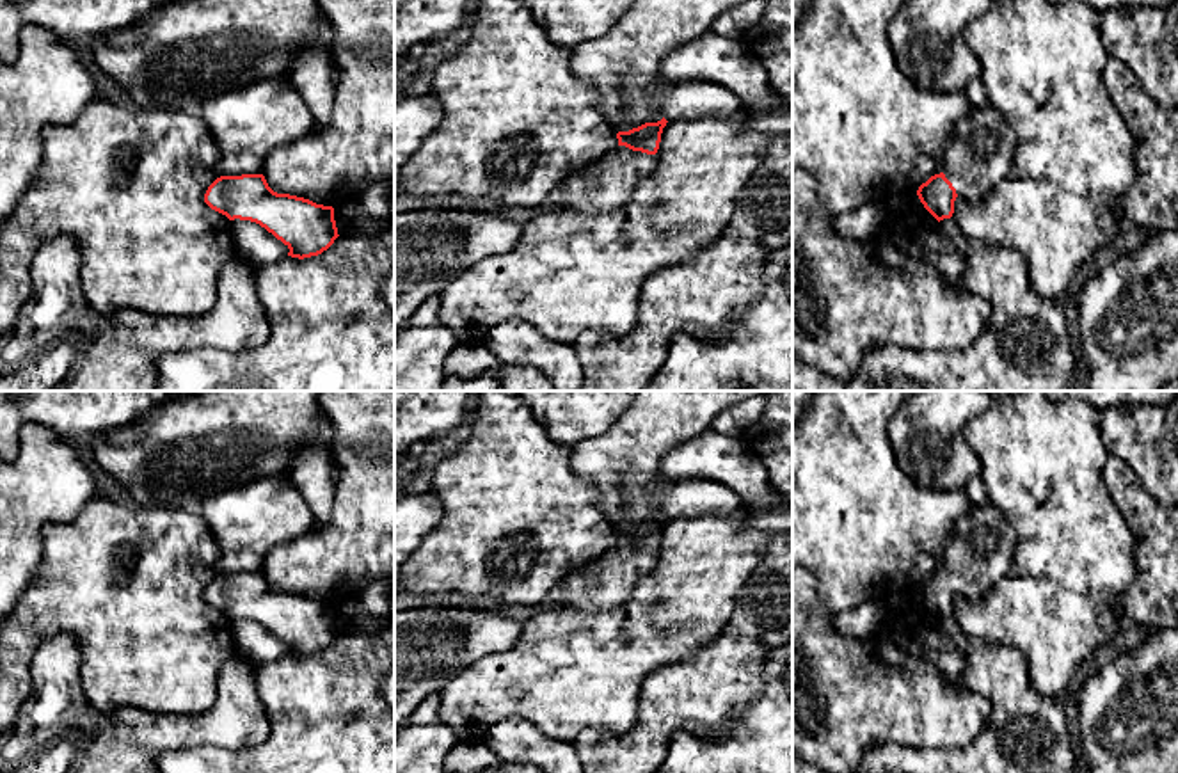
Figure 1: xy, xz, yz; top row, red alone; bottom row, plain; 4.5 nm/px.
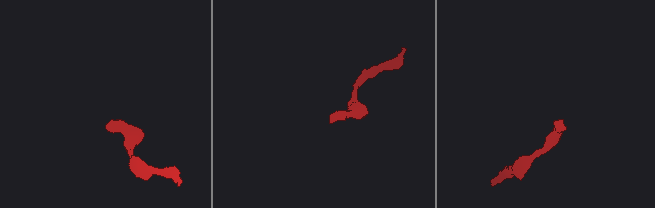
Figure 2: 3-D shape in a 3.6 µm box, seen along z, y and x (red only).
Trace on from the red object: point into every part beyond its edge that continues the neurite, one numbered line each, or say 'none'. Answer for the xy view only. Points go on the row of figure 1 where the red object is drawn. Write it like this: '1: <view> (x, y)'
none

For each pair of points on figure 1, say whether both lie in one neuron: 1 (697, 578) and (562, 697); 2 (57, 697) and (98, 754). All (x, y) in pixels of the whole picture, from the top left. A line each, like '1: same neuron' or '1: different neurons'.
1: same neuron
2: same neuron

